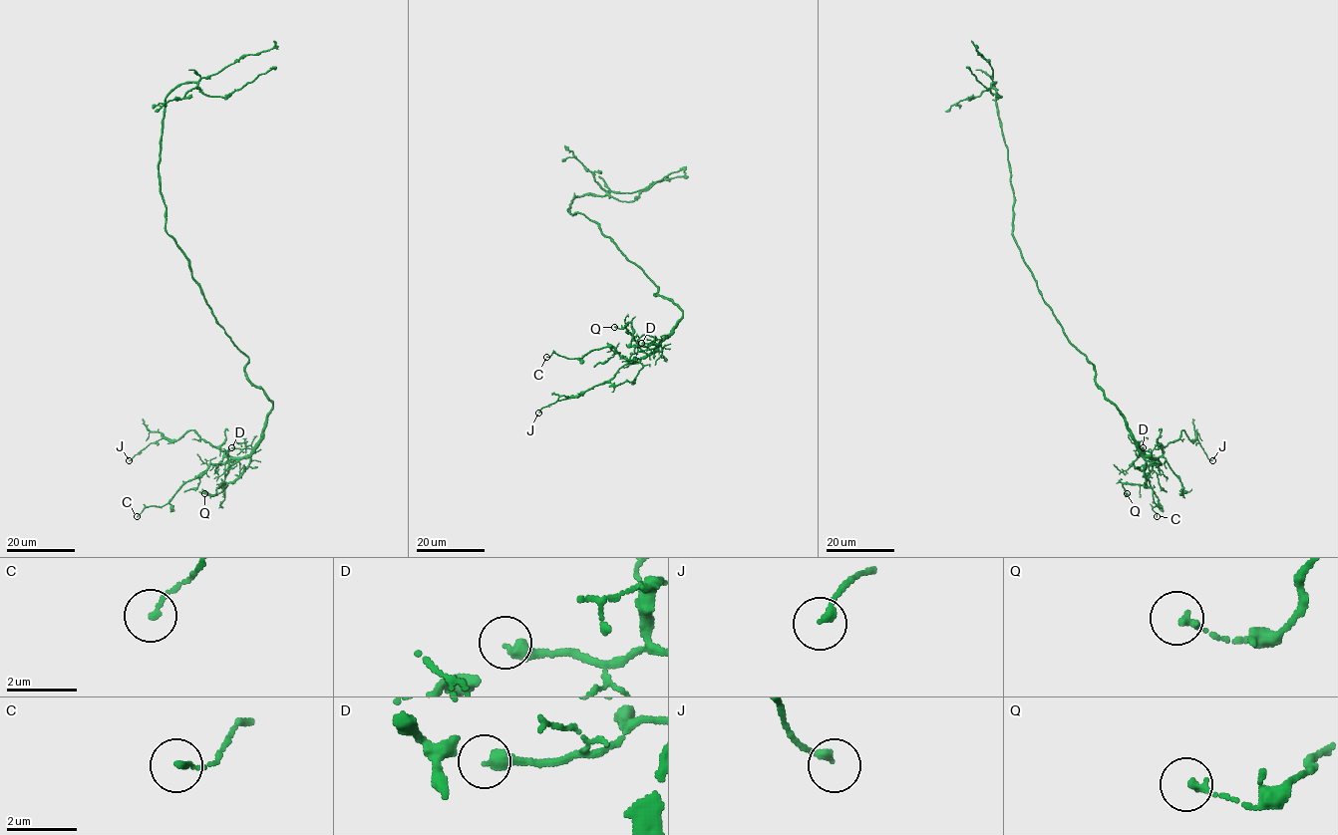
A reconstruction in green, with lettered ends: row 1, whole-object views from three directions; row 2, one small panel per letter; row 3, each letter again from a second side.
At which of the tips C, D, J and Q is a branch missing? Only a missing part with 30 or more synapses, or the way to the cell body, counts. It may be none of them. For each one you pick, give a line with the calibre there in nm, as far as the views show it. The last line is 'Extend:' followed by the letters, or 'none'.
Extend: none

